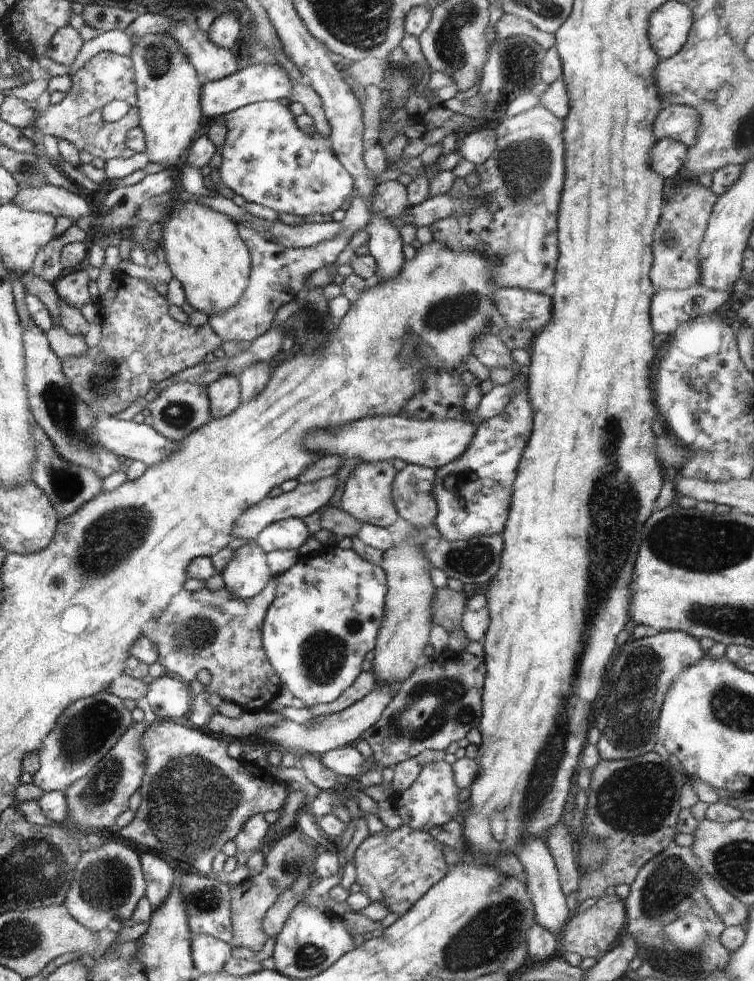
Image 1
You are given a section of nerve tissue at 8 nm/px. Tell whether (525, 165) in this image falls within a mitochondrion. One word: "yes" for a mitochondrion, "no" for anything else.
yes

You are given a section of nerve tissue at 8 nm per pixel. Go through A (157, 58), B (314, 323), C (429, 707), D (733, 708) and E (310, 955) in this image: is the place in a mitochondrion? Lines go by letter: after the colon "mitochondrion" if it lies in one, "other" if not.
A: mitochondrion
B: mitochondrion
C: mitochondrion
D: mitochondrion
E: mitochondrion

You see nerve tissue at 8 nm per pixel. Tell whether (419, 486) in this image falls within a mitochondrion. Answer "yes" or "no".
no

